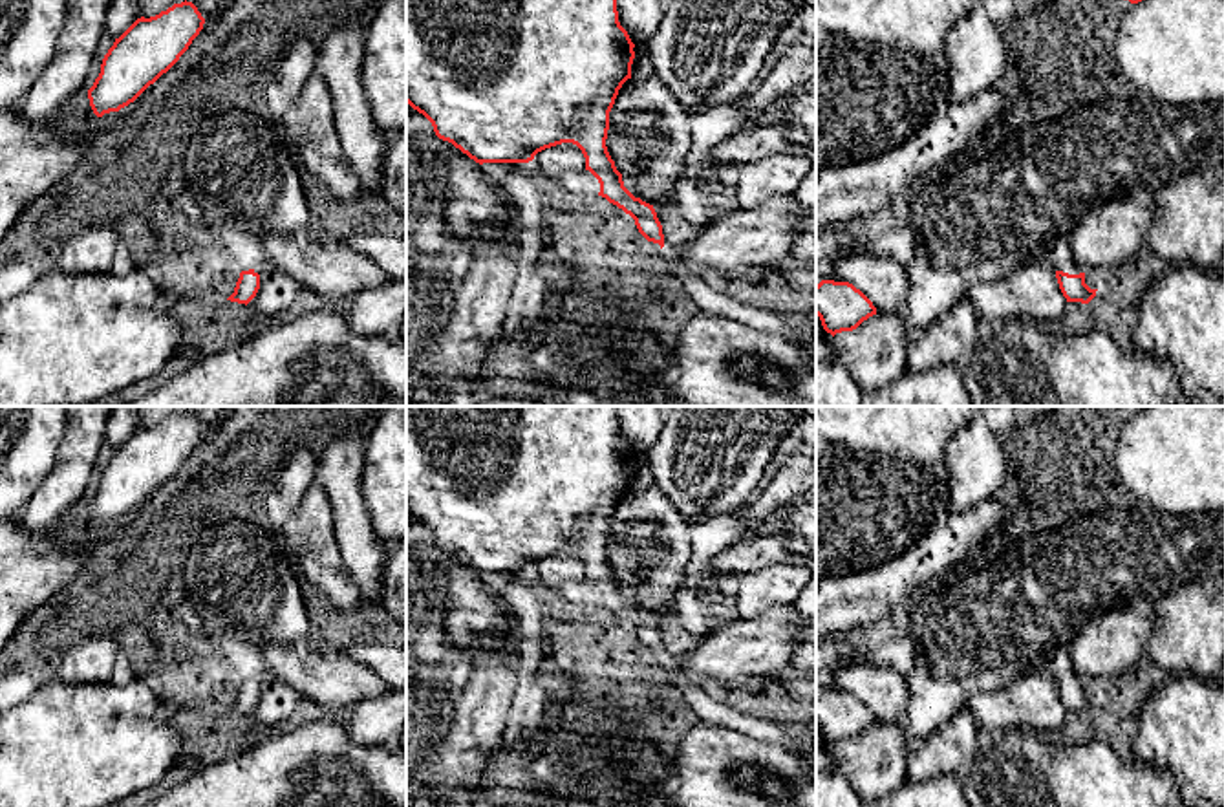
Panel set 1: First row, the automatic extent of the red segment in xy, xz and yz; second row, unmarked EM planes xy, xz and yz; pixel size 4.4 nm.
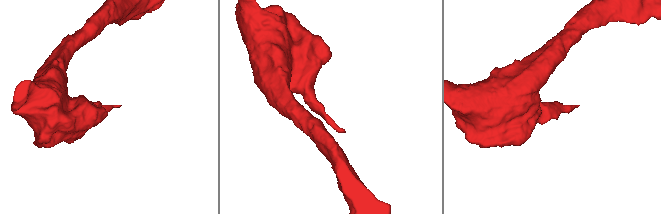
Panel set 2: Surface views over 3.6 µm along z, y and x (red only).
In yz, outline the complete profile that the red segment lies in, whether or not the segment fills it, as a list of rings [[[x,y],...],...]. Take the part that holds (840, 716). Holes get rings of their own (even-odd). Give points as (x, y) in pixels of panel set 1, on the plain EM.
[[[821,690],[816,695],[816,725],[832,747],[856,739],[864,730],[876,725],[873,712],[853,694]]]

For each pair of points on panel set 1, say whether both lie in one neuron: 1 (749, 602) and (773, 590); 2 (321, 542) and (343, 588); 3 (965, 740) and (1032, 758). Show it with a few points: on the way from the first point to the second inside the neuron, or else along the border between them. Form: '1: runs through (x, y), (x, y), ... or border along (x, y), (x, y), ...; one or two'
1: runs through (754, 597), (767, 590); one
2: runs through (321, 553), (321, 564), (332, 577); one
3: border along (977, 753), (972, 762); two

